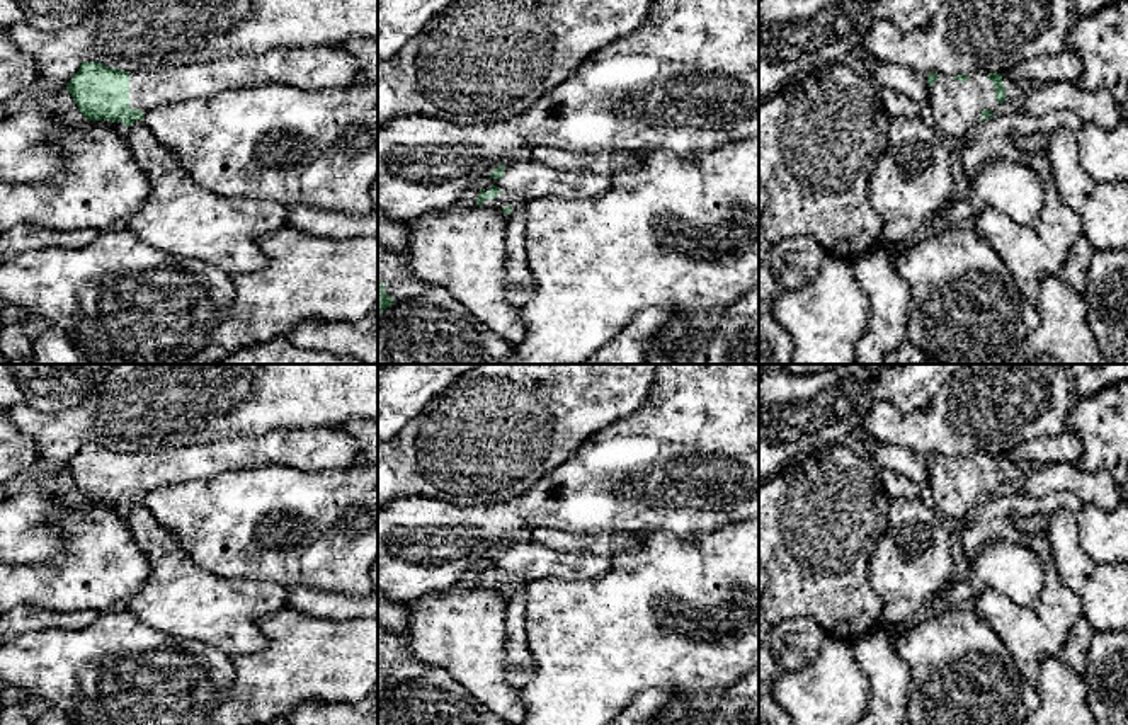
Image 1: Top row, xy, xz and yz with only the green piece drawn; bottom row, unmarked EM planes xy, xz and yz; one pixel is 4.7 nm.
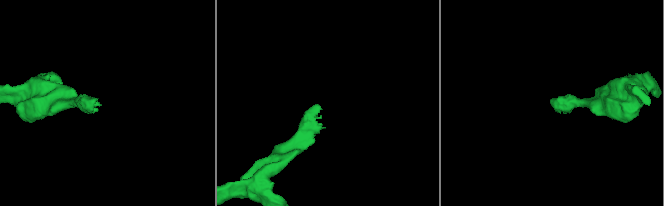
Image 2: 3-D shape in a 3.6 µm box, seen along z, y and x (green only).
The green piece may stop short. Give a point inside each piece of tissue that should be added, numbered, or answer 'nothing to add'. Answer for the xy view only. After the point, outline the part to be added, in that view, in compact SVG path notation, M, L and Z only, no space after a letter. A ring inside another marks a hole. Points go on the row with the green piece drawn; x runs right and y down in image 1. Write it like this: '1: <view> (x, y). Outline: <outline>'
1: xy (322, 67). Outline: M337 46L277 48L201 65L129 71L129 107L146 116L160 106L192 99L211 100L225 92L262 85L316 90L361 83L356 60Z

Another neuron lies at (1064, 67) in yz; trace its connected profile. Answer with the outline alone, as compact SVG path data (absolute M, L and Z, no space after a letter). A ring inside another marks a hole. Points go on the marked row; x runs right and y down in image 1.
M1067 48L1057 54L1023 60L1007 75L1016 82L1028 80L1038 85L1048 82L1079 82L1082 70L1084 66L1075 49Z

